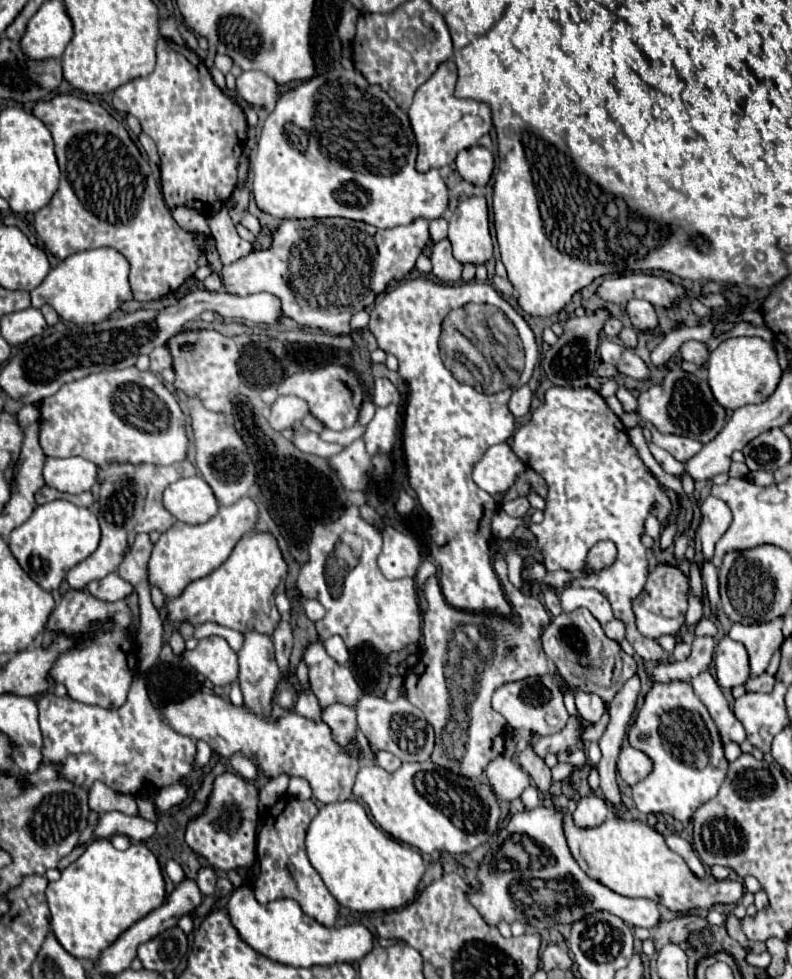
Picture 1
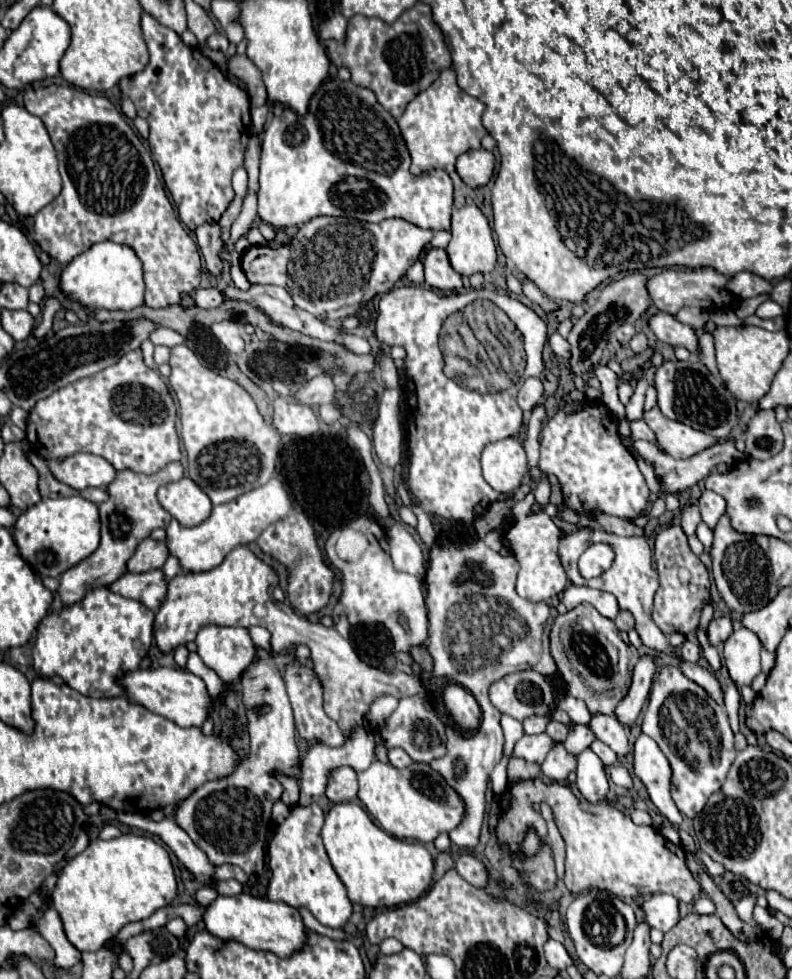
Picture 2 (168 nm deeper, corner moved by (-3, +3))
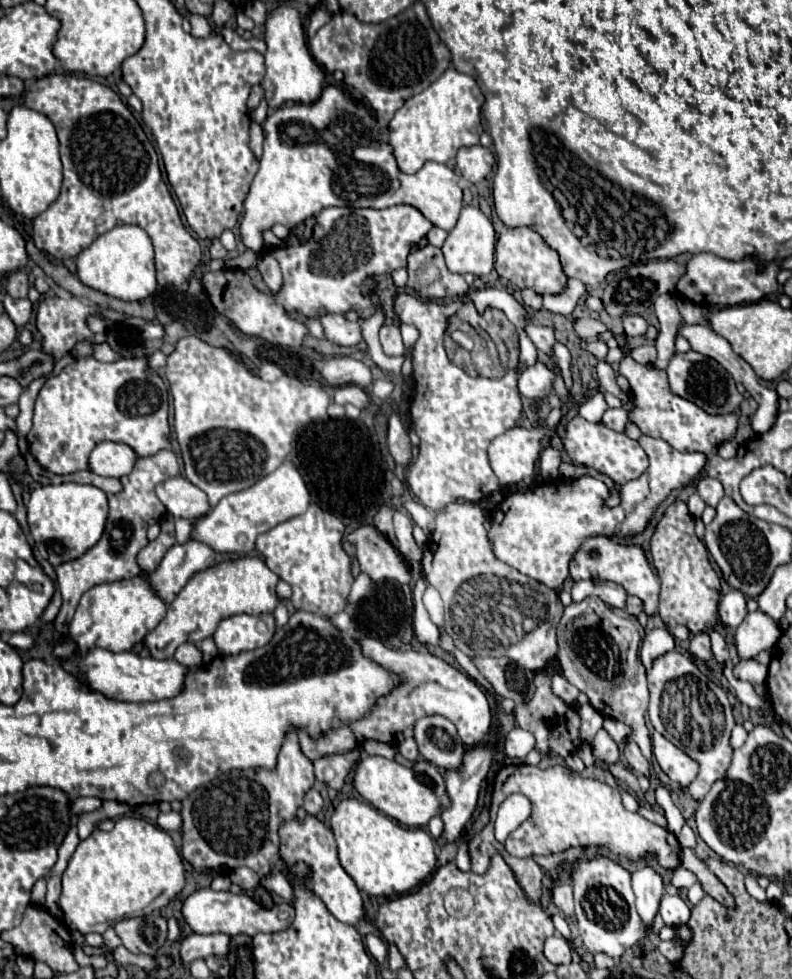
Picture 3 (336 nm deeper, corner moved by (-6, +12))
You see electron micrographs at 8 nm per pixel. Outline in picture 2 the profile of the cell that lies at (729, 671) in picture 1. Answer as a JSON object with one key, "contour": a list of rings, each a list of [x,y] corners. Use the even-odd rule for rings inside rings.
{"contour":[[[741,628],[727,638],[723,648],[723,660],[725,666],[729,668],[731,680],[737,686],[745,684],[749,686],[753,678],[761,672],[759,652],[761,652],[759,638],[747,628]]]}

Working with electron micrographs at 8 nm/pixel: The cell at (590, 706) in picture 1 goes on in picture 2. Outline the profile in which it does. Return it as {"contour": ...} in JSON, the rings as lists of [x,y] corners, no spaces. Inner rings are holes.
{"contour":[[[597,712],[593,714],[589,726],[595,732],[597,740],[605,742],[611,750],[615,750],[617,756],[625,756],[629,752],[629,742],[627,742],[629,732],[613,716]]]}

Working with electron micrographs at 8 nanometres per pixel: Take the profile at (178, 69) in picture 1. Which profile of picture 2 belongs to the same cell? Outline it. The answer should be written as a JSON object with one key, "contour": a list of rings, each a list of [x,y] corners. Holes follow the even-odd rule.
{"contour":[[[143,14],[141,28],[149,48],[149,64],[143,72],[123,78],[119,88],[121,94],[135,104],[137,114],[149,122],[149,146],[153,160],[161,168],[165,186],[177,206],[181,222],[189,230],[195,230],[201,224],[217,222],[235,196],[231,176],[239,166],[243,166],[243,154],[251,138],[247,132],[251,124],[249,96],[245,90],[233,84],[199,48],[183,44],[183,40],[171,28],[159,24],[153,16]]]}

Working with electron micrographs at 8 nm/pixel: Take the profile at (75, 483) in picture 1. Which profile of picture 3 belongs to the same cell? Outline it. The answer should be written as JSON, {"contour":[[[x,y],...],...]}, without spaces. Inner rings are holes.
{"contour":[[[104,441],[90,453],[90,469],[102,477],[124,477],[134,469],[140,457],[130,445]]]}

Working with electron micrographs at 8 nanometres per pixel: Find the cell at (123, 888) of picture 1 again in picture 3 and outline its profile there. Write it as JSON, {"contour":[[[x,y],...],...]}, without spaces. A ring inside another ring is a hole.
{"contour":[[[122,817],[116,821],[112,831],[94,831],[88,839],[80,841],[76,847],[68,869],[62,875],[62,895],[60,907],[64,911],[64,919],[72,929],[80,933],[104,933],[108,927],[122,919],[150,915],[162,907],[166,907],[184,887],[184,867],[182,857],[172,841],[172,837],[144,819]]]}

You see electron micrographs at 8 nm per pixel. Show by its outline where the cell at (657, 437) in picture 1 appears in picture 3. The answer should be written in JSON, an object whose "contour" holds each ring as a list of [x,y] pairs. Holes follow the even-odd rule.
{"contour":[[[624,357],[620,361],[620,375],[624,375],[632,389],[632,403],[634,407],[628,413],[628,419],[638,425],[642,435],[662,437],[678,451],[698,451],[698,453],[712,453],[720,443],[730,441],[738,427],[738,413],[726,415],[710,415],[692,401],[676,395],[670,391],[668,375],[662,369],[652,365],[640,365],[632,357]]]}

